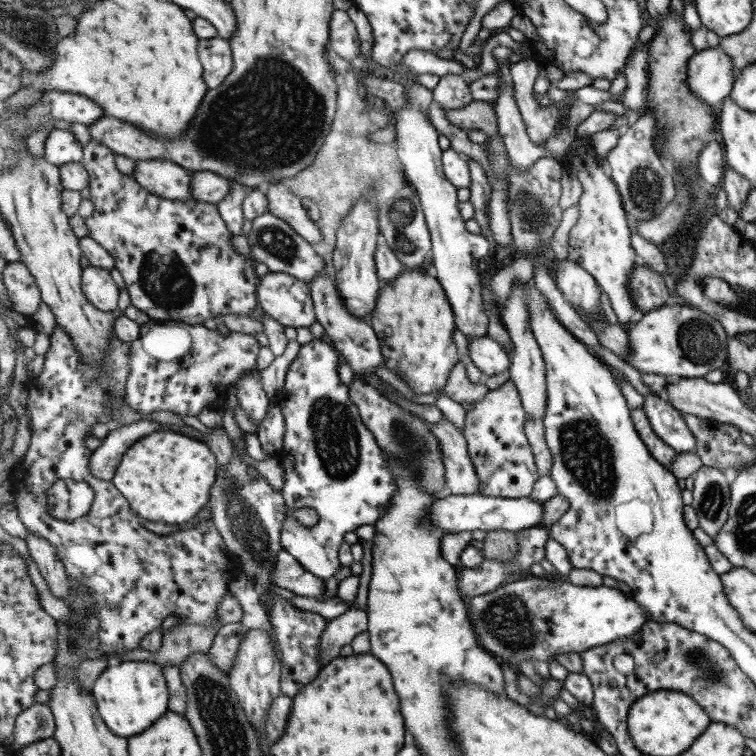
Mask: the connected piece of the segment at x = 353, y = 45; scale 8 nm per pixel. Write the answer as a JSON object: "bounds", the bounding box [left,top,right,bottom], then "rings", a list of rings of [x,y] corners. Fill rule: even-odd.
{"bounds":[329,10,362,61],"rings":[[[333,10],[331,30],[329,30],[329,42],[332,49],[348,61],[357,60],[362,56],[358,28],[348,11]]]}

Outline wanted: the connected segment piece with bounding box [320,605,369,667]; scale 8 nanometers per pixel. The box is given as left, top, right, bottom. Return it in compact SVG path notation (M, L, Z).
M353 605L345 614L338 616L336 619L330 619L320 638L320 664L325 667L332 660L339 658L343 646L351 645L355 637L368 630L367 621L369 621L367 605L366 609L359 609L359 607Z

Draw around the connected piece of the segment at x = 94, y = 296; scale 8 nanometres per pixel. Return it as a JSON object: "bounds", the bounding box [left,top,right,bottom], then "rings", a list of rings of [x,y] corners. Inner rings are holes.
{"bounds":[82,266,119,313],"rings":[[[87,266],[82,274],[82,287],[87,299],[99,310],[111,313],[119,304],[119,286],[111,278],[110,270]]]}

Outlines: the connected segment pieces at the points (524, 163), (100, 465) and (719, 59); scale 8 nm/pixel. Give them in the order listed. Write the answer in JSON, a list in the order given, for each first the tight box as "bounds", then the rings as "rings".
[{"bounds":[495,67,566,170],"rings":[[[508,67],[501,68],[501,70],[503,70],[503,82],[507,82],[507,85],[495,106],[500,134],[504,138],[510,162],[522,170],[530,170],[537,160],[543,157],[555,158],[562,162],[566,154],[555,154],[544,145],[539,146],[531,142],[531,138],[527,134],[527,126],[525,126],[519,106],[515,102],[516,94],[512,87],[514,80],[511,69]]]},{"bounds":[90,420,161,480],"rings":[[[142,420],[123,427],[112,426],[110,433],[101,440],[101,445],[94,450],[90,462],[91,474],[103,480],[113,480],[124,454],[141,438],[159,430],[161,422],[154,420]]]},{"bounds":[688,47,735,105],"rings":[[[719,47],[698,51],[688,66],[688,85],[703,102],[719,105],[730,94],[735,68],[730,56]]]}]

